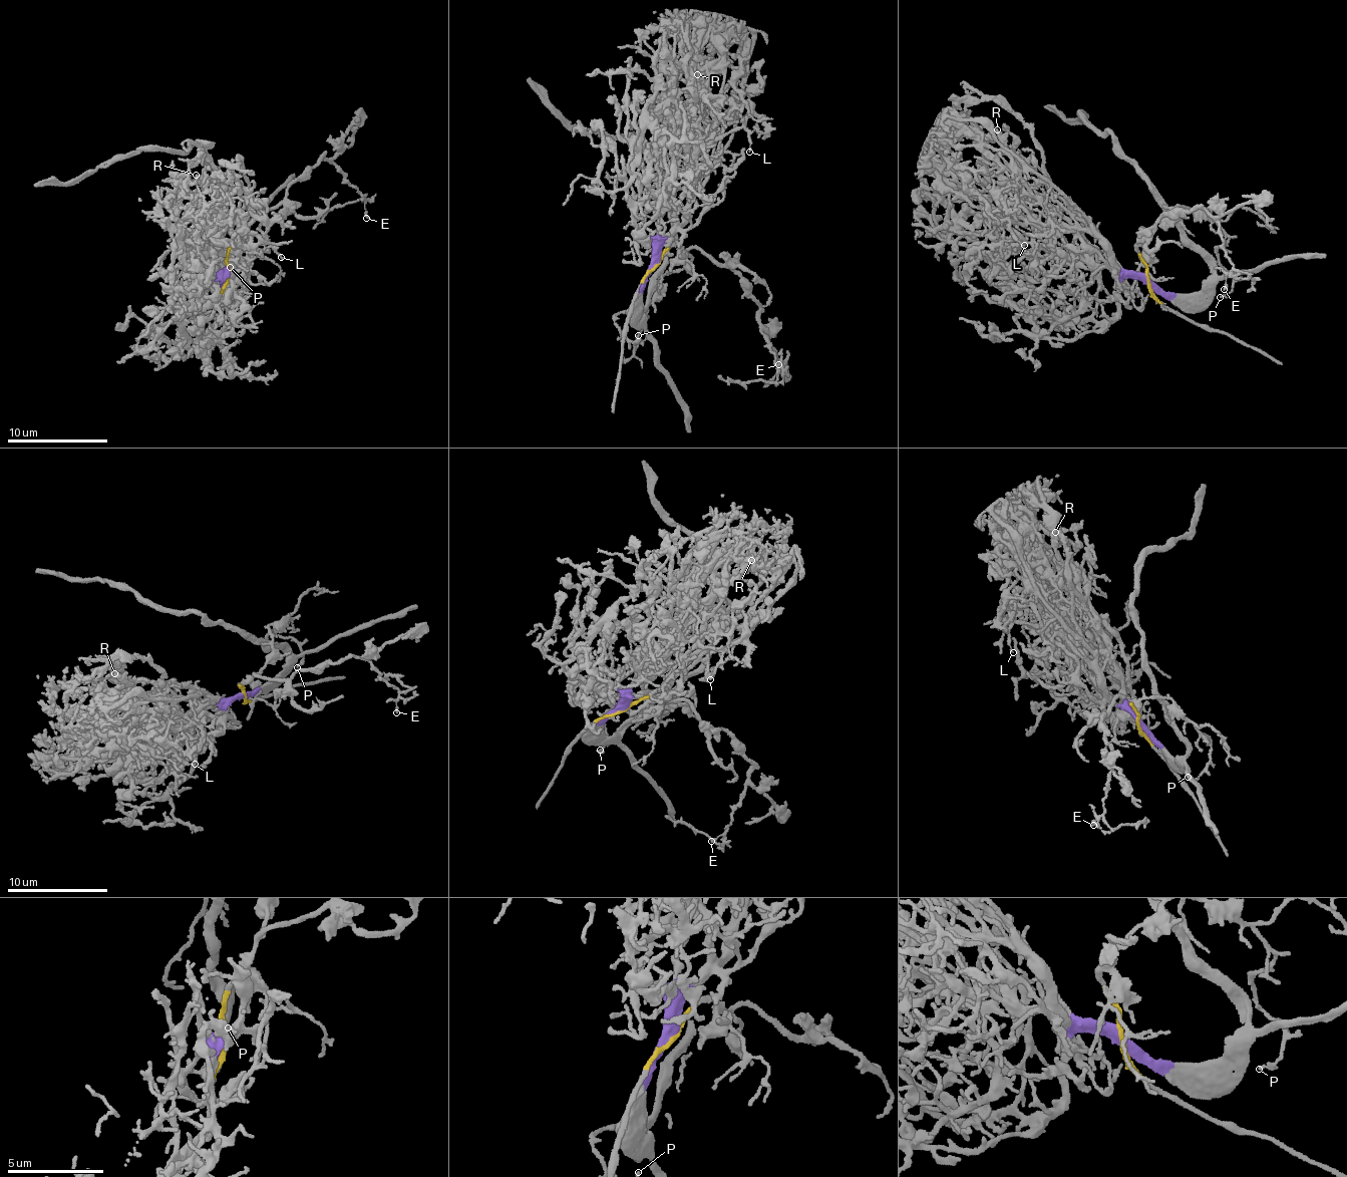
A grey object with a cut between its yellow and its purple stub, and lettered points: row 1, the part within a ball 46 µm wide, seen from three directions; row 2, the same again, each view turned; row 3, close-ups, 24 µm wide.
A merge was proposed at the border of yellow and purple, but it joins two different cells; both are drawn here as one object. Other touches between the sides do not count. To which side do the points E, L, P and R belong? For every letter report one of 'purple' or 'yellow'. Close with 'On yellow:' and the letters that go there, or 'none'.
E: yellow
L: purple
P: yellow
R: purple
On yellow: E, P

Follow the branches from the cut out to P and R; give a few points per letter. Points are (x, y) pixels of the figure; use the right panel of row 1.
P: (1149, 280), (1137, 244), (1181, 206), (1229, 237), (1218, 250), (1220, 262), (1233, 277), (1231, 292), (1220, 297)
R: (1149, 280), (1132, 279), (1046, 182), (1010, 153), (997, 128)

